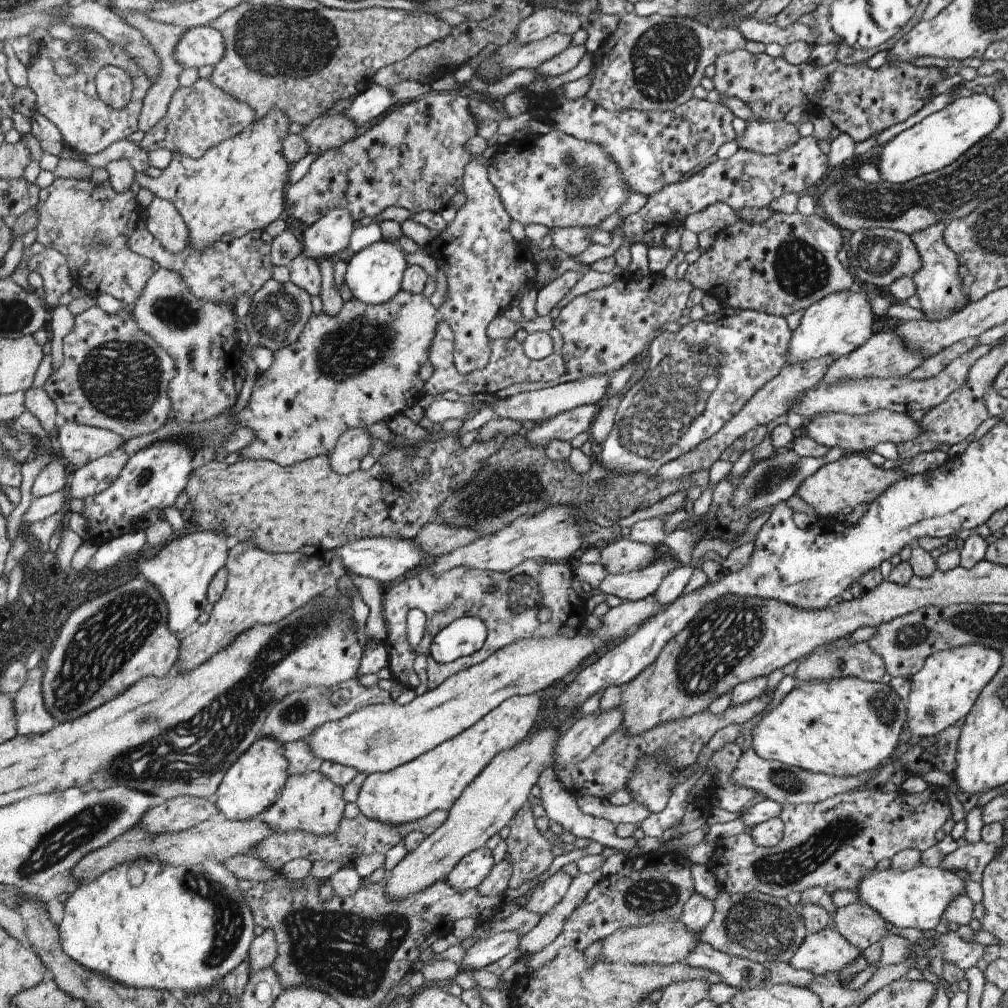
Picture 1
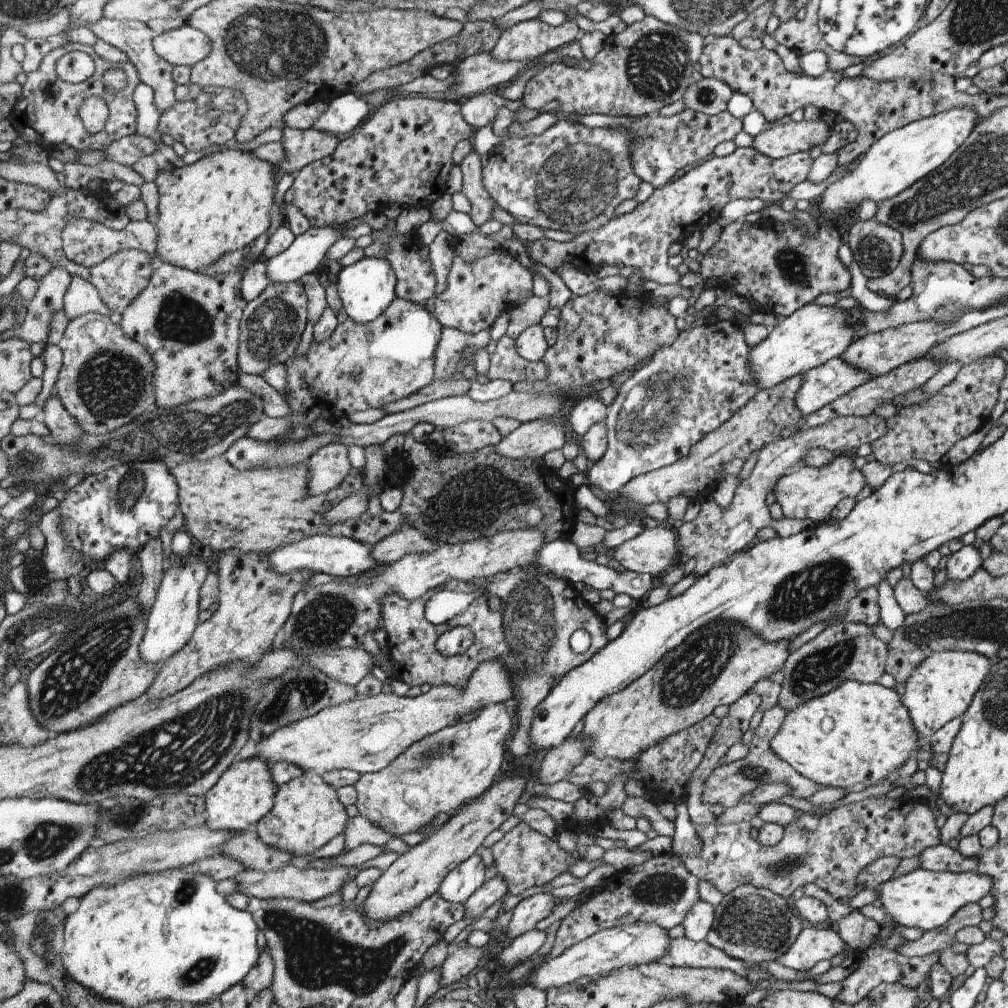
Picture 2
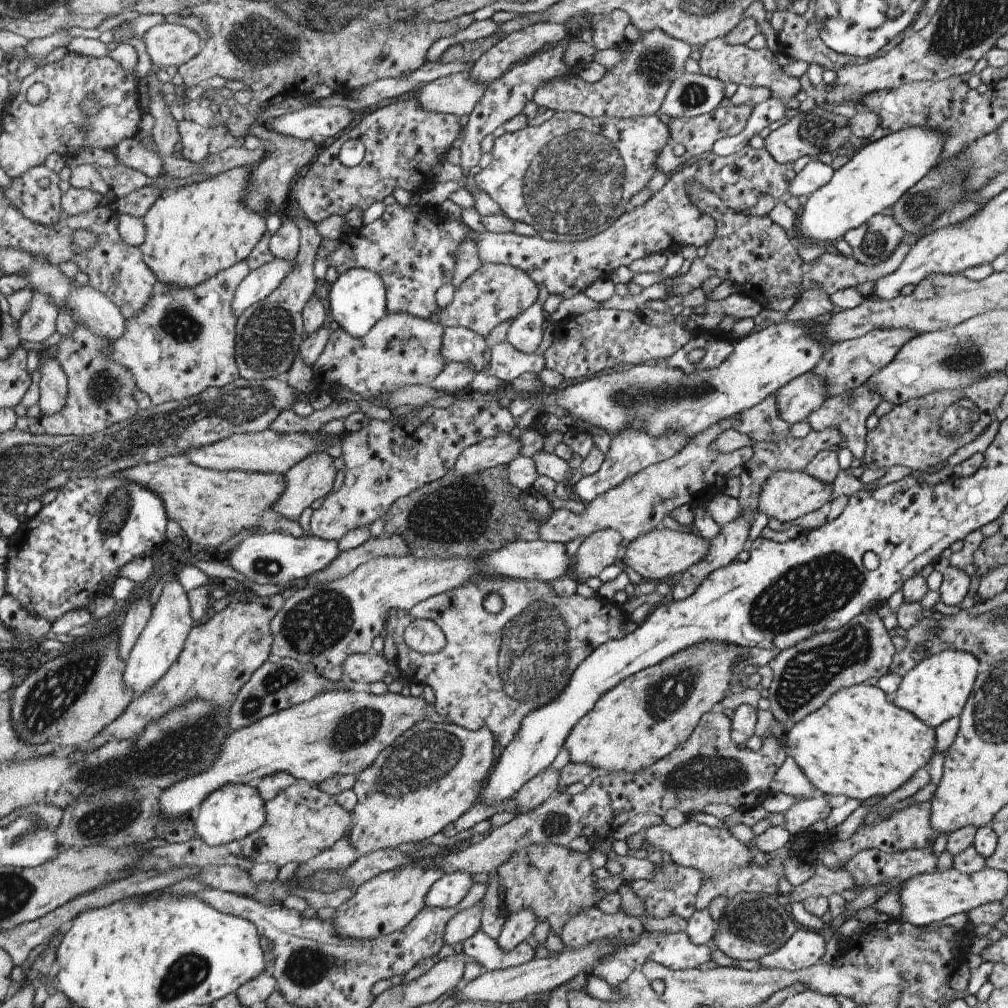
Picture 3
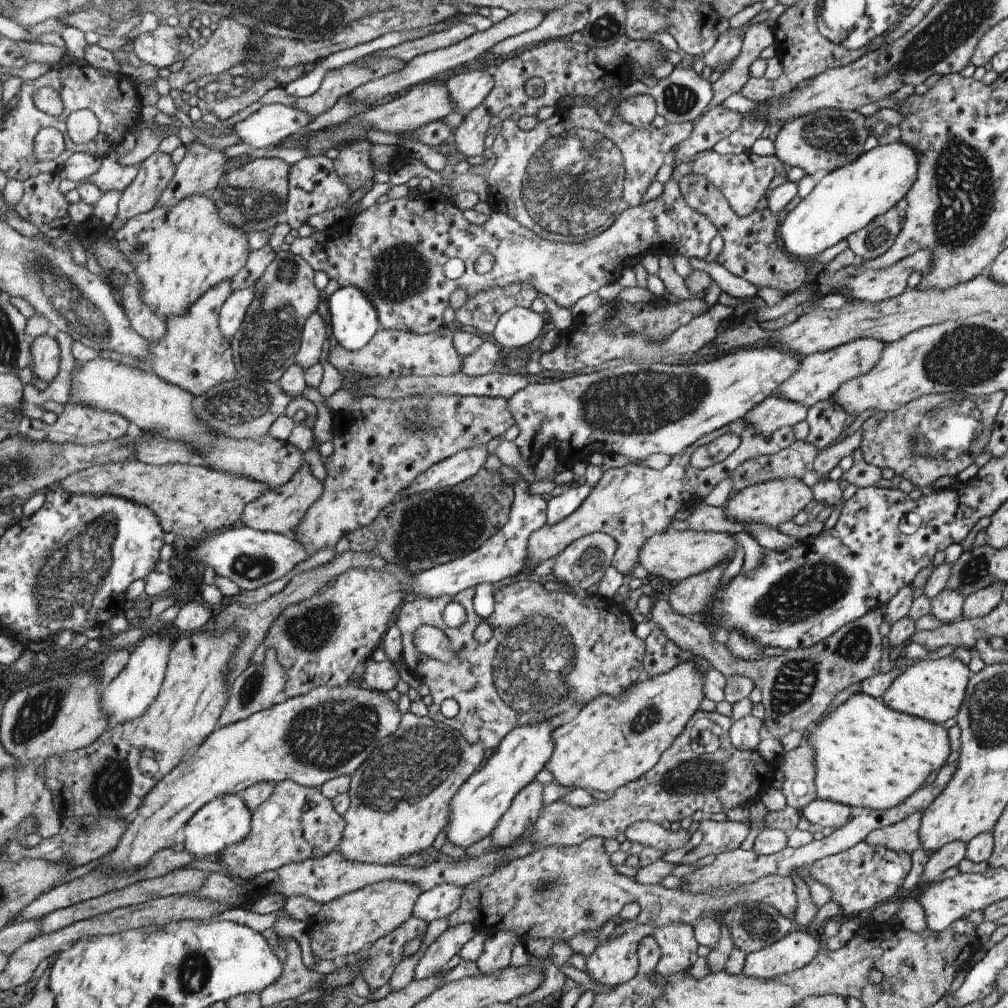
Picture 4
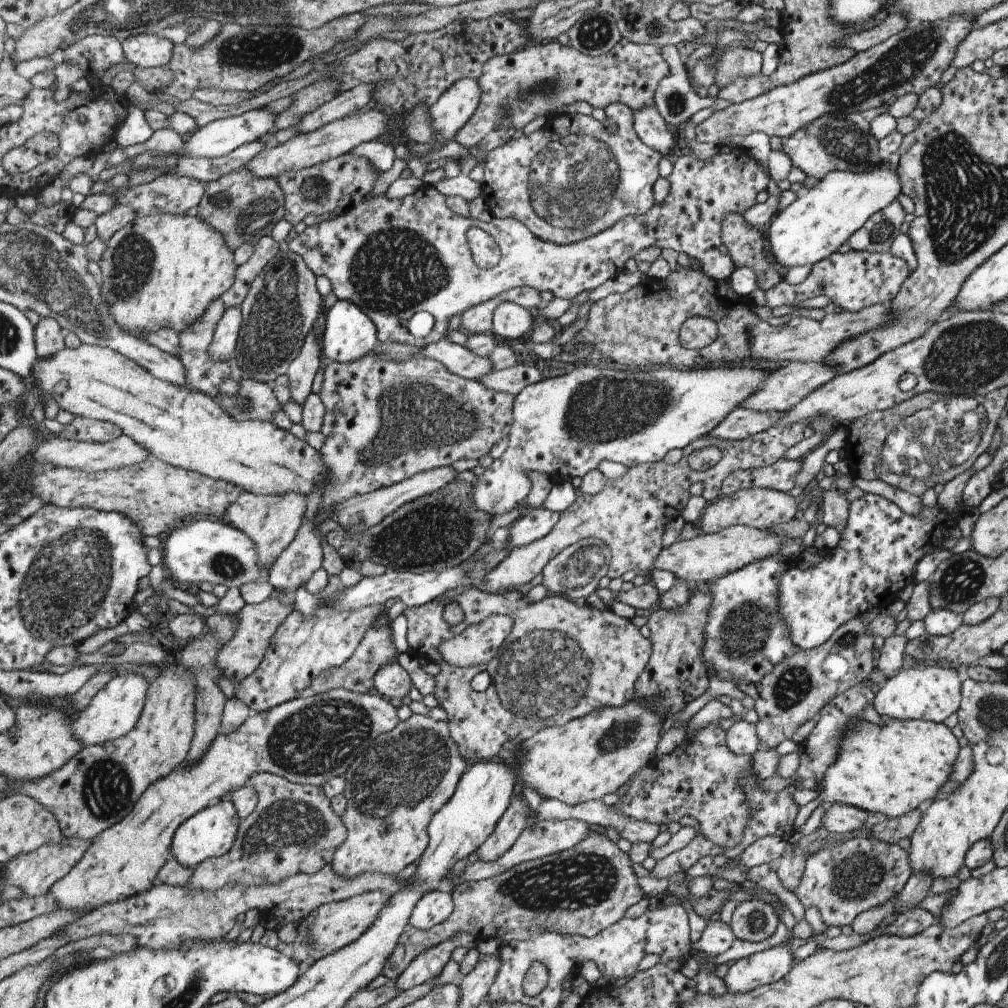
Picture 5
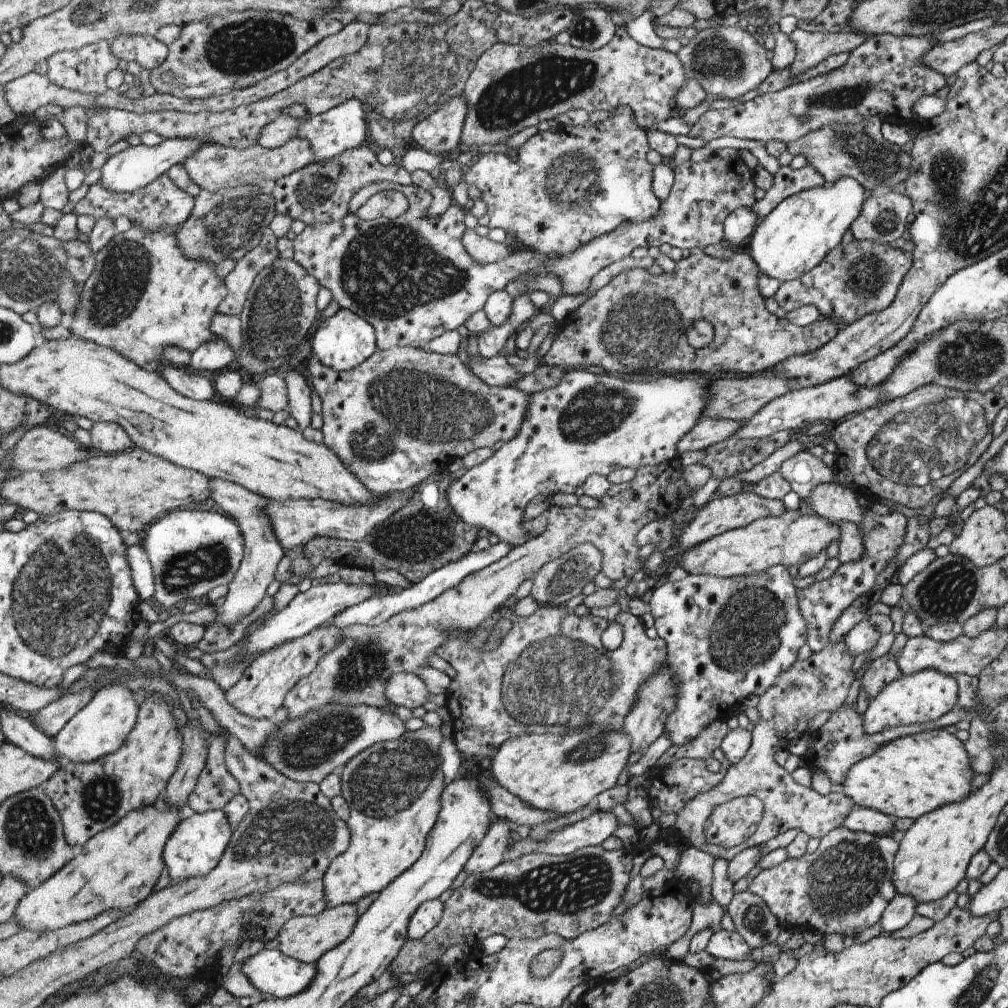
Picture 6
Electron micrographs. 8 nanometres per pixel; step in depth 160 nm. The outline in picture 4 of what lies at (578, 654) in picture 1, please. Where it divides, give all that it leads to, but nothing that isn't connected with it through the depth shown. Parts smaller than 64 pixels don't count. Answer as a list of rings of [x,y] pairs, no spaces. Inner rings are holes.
[[[345,684],[335,688],[329,685],[316,688],[307,694],[291,697],[284,703],[279,702],[273,708],[258,712],[248,719],[218,727],[146,796],[118,847],[111,856],[100,860],[97,869],[111,869],[116,874],[117,871],[145,866],[159,851],[171,848],[179,841],[183,828],[198,814],[198,810],[220,796],[239,794],[263,781],[278,784],[291,779],[309,788],[321,788],[331,779],[352,776],[370,758],[374,748],[387,736],[394,734],[401,724],[401,718],[397,704],[383,691]]]

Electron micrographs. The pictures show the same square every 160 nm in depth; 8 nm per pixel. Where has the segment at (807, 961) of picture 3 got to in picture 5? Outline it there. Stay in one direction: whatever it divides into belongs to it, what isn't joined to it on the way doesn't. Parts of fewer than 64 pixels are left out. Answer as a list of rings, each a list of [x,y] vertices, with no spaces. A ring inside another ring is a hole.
[[[785,943],[754,952],[733,962],[722,978],[730,993],[749,992],[783,978],[793,966],[791,946]]]

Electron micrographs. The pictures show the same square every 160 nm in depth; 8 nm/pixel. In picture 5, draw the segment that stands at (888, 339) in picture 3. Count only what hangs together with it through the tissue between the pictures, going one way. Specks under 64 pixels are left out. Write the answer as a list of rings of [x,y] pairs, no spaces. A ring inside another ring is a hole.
[[[788,361],[779,368],[773,369],[773,372],[762,382],[758,390],[749,399],[745,399],[740,406],[761,412],[788,411],[801,402],[811,391],[833,379],[835,375],[839,375],[836,374],[836,366],[823,361]]]

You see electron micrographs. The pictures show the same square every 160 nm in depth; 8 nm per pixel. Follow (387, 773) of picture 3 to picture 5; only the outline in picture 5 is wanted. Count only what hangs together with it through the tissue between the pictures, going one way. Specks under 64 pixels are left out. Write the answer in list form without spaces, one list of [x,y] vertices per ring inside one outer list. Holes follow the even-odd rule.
[[[413,714],[403,721],[398,721],[393,731],[386,732],[381,735],[375,742],[374,746],[365,751],[357,760],[355,760],[350,771],[347,772],[348,787],[344,795],[348,800],[348,807],[342,816],[343,822],[346,824],[347,837],[342,846],[335,853],[332,865],[334,871],[341,876],[353,878],[363,873],[385,873],[386,875],[396,875],[411,862],[415,862],[422,856],[422,852],[426,850],[429,844],[429,824],[433,821],[433,817],[441,810],[443,804],[453,794],[458,784],[459,777],[465,772],[465,759],[458,753],[457,745],[453,742],[448,731],[448,723],[445,721],[436,721],[426,715]]]

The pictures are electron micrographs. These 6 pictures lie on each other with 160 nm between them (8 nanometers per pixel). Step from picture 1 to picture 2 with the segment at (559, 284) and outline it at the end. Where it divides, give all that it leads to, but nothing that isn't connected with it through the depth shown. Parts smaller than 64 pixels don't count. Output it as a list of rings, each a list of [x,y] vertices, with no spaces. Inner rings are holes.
[[[532,295],[525,299],[510,311],[509,322],[504,335],[509,336],[511,340],[515,341],[515,338],[517,338],[527,326],[538,324],[547,309],[547,297],[537,298]]]

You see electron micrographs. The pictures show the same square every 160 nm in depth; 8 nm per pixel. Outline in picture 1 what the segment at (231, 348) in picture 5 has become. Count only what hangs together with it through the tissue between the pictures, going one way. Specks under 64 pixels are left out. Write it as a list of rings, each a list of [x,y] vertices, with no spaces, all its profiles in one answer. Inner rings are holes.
[[[341,207],[330,210],[321,220],[318,220],[304,232],[304,252],[301,255],[307,255],[314,259],[326,259],[327,256],[333,256],[333,254],[348,248],[355,230],[355,220],[349,210]]]

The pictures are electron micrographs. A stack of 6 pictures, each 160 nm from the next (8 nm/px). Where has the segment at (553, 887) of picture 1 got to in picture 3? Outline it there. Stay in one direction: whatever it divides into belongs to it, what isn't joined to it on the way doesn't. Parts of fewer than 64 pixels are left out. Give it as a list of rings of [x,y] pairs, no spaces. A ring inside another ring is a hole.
[[[527,908],[513,912],[513,914],[505,914],[505,922],[501,928],[501,932],[495,941],[495,944],[503,950],[509,952],[513,950],[517,944],[530,940],[531,931],[536,926],[535,916],[533,912]]]

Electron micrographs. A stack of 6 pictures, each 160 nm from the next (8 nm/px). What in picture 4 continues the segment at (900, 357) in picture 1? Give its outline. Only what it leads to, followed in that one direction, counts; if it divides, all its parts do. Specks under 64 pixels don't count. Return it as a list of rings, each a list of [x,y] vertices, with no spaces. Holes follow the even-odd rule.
[[[771,393],[741,418],[753,425],[762,435],[770,435],[781,427],[792,427],[806,417],[807,407]]]

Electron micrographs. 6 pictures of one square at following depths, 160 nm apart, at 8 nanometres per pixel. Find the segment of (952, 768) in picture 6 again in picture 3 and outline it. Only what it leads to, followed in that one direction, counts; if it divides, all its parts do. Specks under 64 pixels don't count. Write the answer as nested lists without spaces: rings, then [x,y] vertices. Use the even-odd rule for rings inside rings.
[[[867,683],[841,688],[823,706],[788,728],[786,752],[817,793],[843,795],[859,802],[875,796],[882,799],[935,754],[933,728],[885,700],[885,695]]]

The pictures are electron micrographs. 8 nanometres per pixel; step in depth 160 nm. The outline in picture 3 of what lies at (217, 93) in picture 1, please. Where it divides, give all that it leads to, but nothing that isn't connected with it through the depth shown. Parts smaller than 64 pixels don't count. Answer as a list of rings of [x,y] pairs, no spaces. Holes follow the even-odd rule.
[[[182,120],[179,122],[182,156],[189,161],[199,163],[209,154],[219,154],[227,148],[243,147],[244,138],[235,138],[227,130],[227,126],[199,126],[195,122]]]

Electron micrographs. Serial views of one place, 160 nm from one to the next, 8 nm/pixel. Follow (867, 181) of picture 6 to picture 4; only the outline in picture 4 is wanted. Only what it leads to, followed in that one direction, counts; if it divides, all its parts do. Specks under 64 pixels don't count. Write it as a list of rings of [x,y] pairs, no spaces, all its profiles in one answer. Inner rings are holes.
[[[823,109],[813,111],[803,116],[795,117],[785,121],[779,129],[775,130],[775,140],[773,140],[774,155],[786,167],[798,166],[805,175],[817,177],[821,174],[829,173],[835,166],[842,167],[855,160],[863,153],[863,142],[869,133],[864,129],[865,117],[855,111],[840,111],[839,109]]]

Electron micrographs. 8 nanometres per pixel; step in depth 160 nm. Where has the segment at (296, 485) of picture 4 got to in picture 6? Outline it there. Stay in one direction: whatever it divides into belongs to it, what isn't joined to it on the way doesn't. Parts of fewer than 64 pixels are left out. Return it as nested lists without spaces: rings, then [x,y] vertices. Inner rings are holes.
[[[223,479],[212,480],[212,500],[225,512],[238,521],[246,537],[246,556],[237,575],[229,584],[225,598],[217,603],[218,617],[215,623],[226,627],[233,626],[250,612],[253,612],[266,597],[269,584],[276,580],[279,563],[284,559],[286,550],[276,535],[267,507],[270,500],[262,494],[251,492],[243,485]]]

